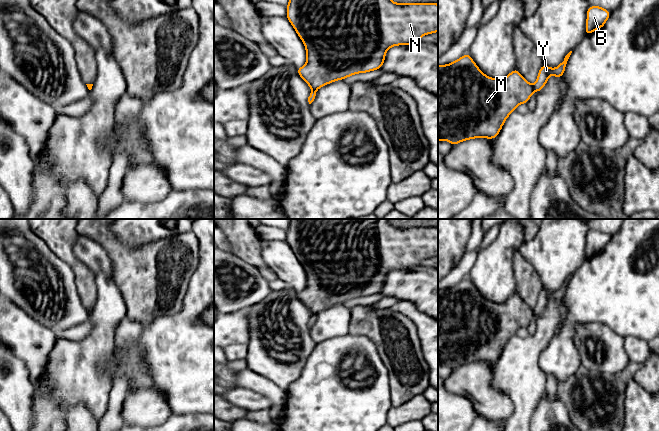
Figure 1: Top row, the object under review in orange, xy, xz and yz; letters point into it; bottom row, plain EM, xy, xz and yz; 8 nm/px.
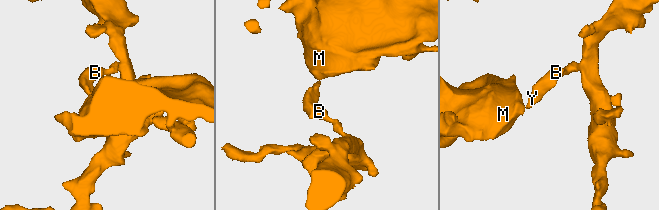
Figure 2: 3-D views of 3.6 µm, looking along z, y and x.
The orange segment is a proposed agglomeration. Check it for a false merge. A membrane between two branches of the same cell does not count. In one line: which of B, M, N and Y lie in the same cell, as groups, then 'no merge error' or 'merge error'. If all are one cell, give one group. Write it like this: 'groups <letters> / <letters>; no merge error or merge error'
groups B Y / M N; merge error

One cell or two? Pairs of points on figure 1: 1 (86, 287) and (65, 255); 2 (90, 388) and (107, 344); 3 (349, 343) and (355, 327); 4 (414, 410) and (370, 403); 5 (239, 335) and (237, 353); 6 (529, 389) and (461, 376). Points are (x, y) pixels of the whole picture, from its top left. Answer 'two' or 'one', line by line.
1: one
2: one
3: two
4: two
5: two
6: two

